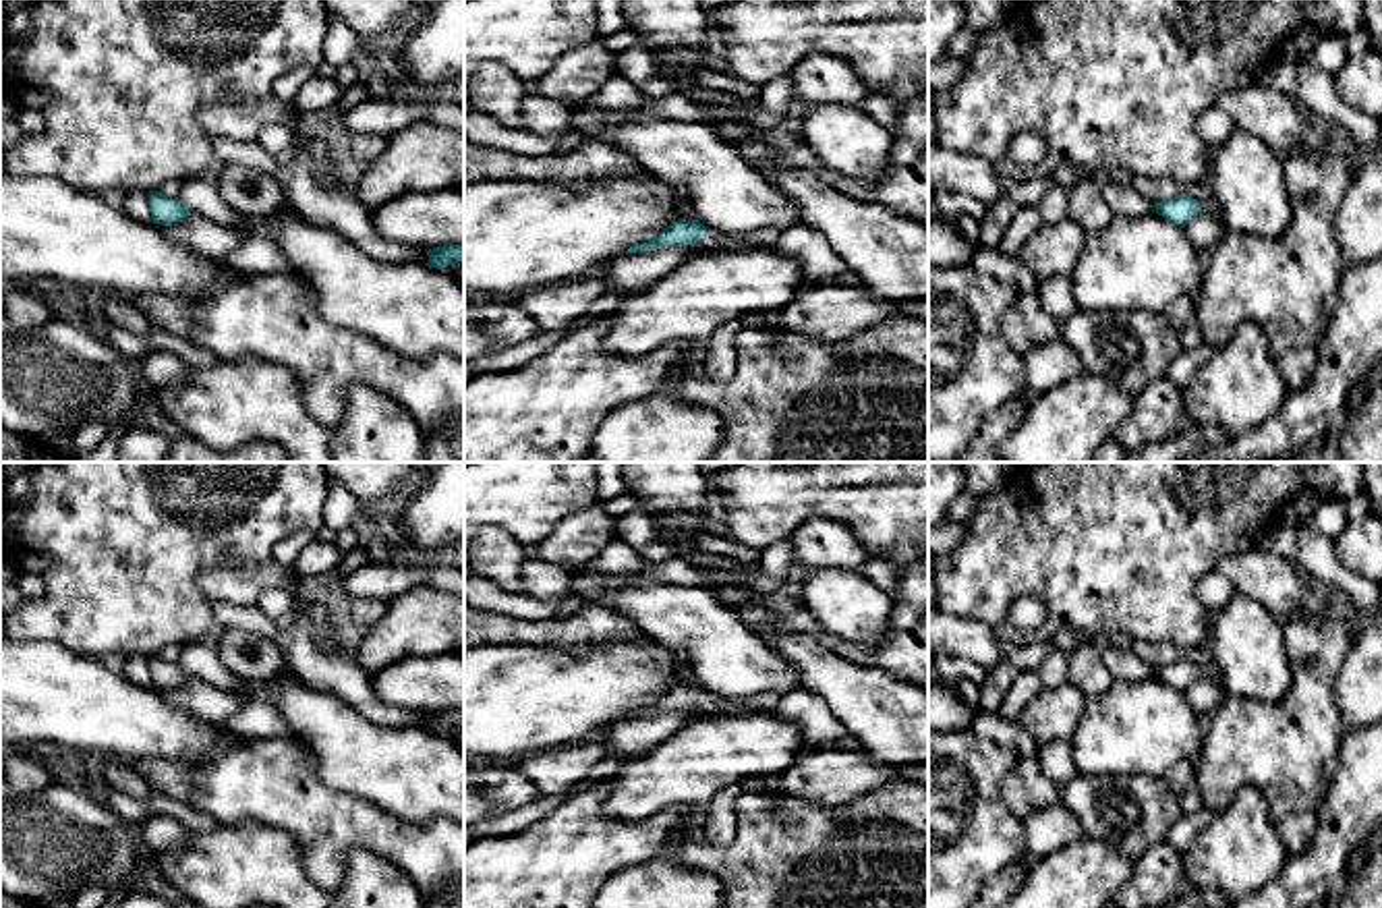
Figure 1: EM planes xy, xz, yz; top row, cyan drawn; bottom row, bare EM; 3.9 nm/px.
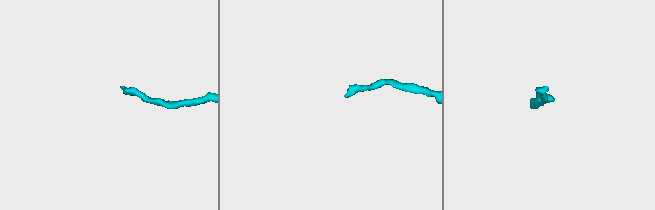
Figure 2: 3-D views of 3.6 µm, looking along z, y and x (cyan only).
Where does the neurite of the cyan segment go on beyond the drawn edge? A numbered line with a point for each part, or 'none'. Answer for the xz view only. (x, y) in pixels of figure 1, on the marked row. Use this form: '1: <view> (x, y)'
1: xz (628, 272)

